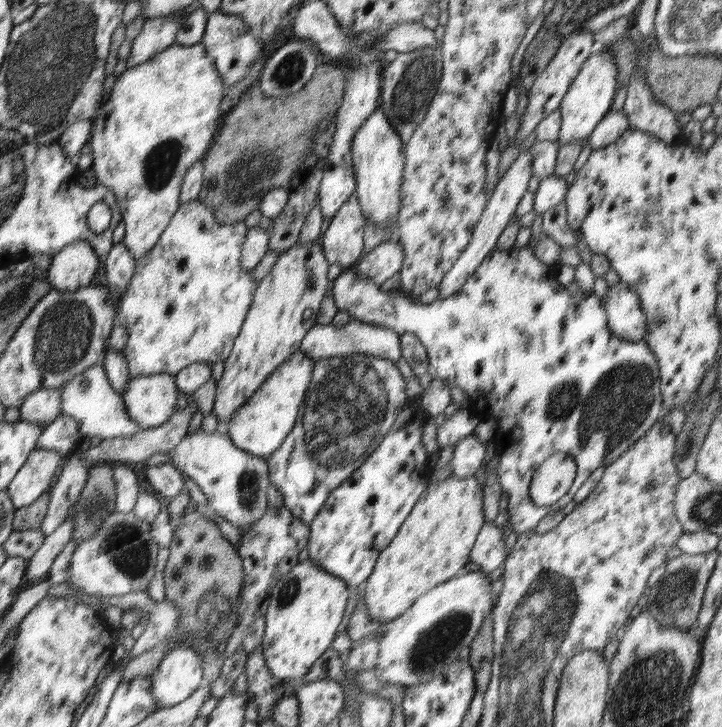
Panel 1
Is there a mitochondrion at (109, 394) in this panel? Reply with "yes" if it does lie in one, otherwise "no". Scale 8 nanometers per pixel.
no

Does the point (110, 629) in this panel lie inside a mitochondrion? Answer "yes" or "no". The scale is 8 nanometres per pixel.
no

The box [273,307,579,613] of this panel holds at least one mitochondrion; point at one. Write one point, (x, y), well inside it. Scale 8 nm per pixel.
(343, 418)

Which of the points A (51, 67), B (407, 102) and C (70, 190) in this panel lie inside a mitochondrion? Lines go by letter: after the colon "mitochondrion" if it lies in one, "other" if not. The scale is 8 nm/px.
A: mitochondrion
B: mitochondrion
C: other

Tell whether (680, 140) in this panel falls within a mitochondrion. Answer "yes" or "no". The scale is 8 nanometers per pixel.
no

